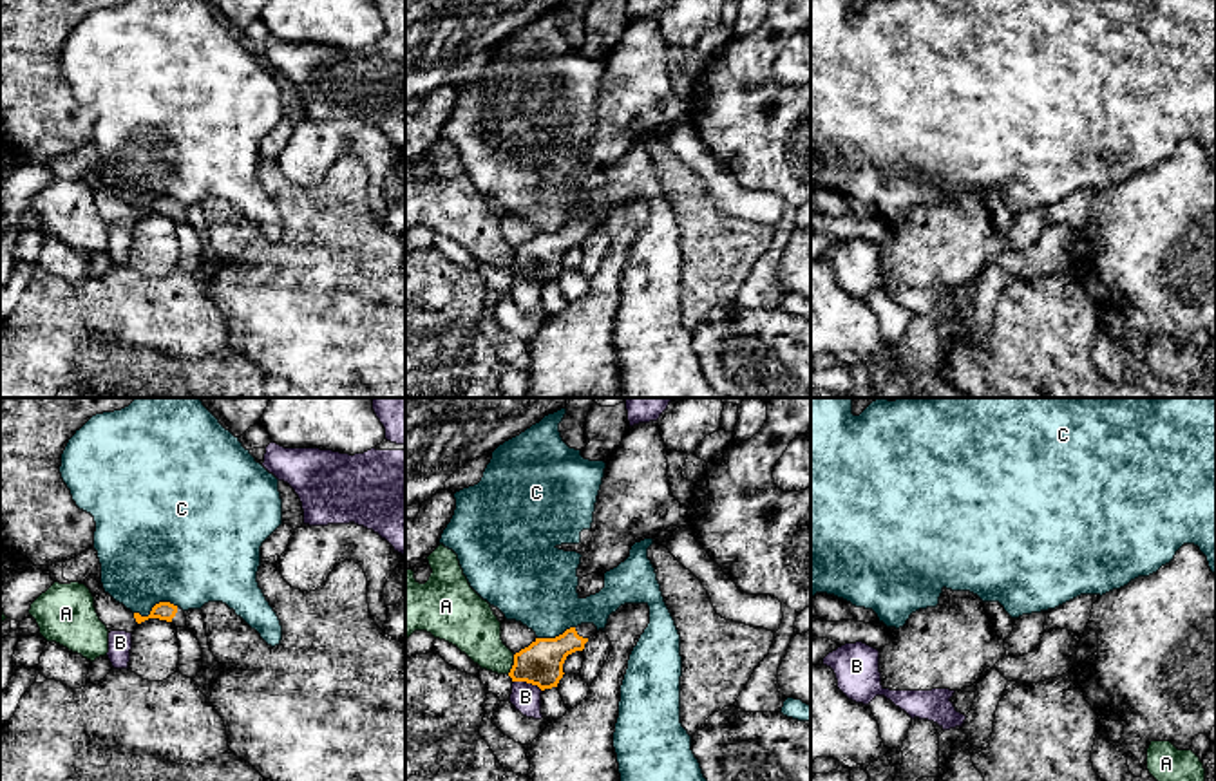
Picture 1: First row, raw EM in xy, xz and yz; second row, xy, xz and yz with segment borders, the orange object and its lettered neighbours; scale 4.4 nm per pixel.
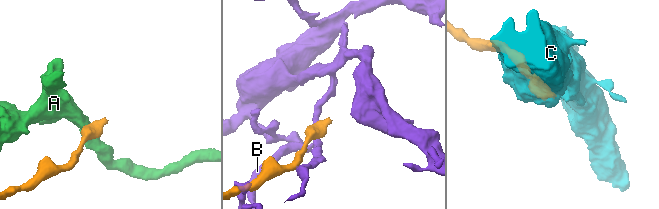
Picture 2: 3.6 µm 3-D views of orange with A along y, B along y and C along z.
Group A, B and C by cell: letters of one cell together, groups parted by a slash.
A / B / C

